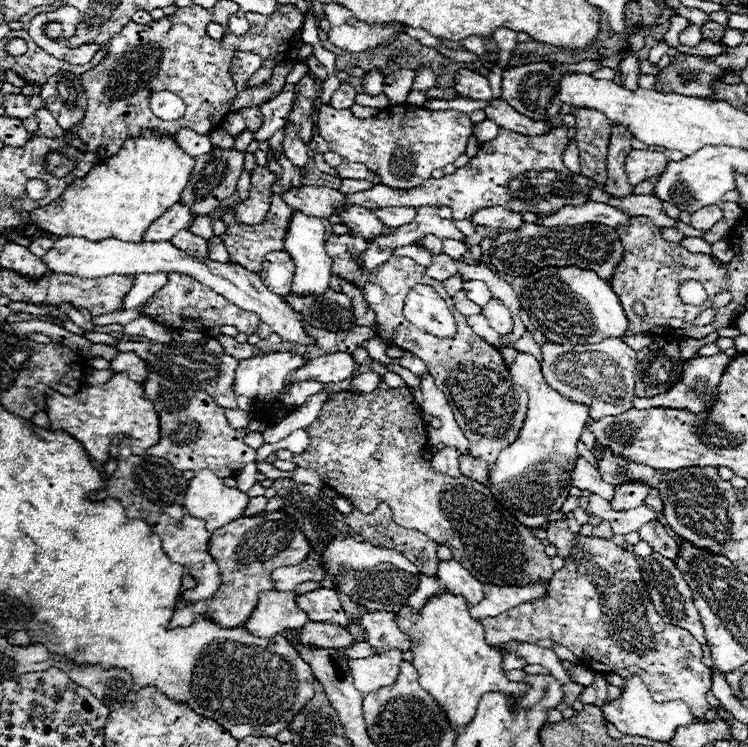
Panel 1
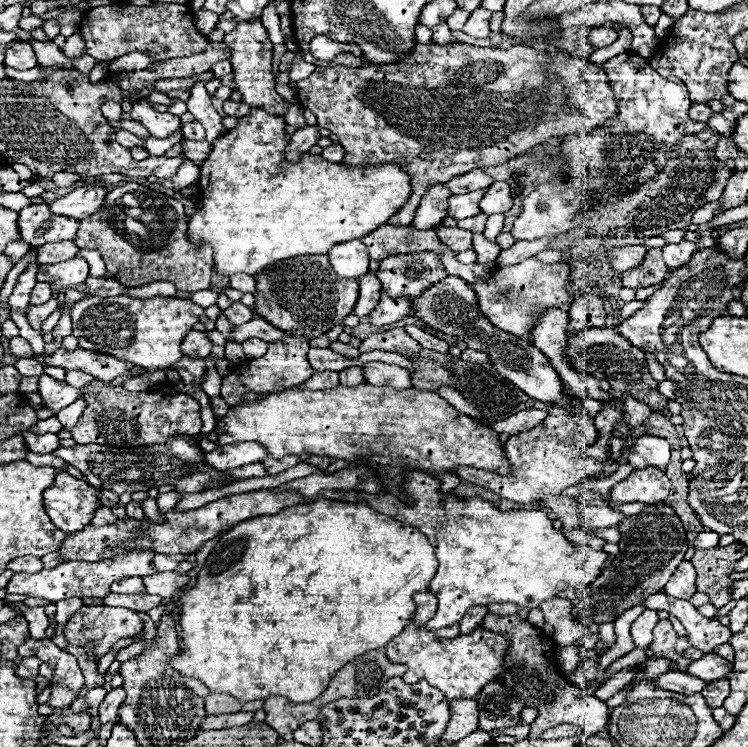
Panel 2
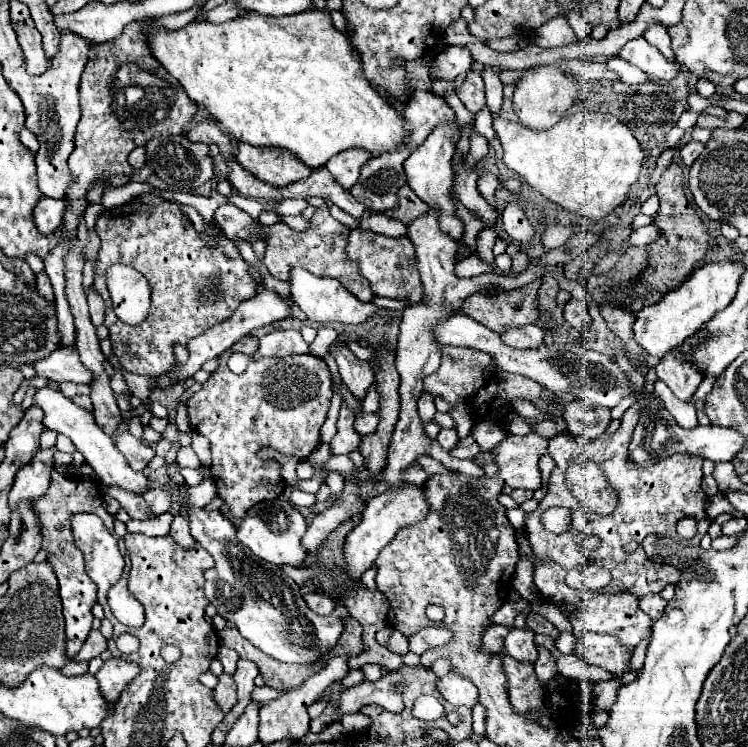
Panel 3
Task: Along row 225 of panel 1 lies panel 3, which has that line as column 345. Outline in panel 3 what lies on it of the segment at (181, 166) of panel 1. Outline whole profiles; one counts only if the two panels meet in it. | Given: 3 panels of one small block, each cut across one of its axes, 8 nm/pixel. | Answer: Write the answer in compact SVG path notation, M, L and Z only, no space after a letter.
M304 10L300 14L294 16L262 16L258 12L248 12L242 14L236 20L224 22L224 24L208 24L208 22L200 22L200 24L186 24L182 30L174 30L168 32L162 26L150 28L150 48L154 52L154 58L158 62L162 62L162 66L182 84L182 88L186 90L186 94L196 102L196 104L204 104L204 108L214 116L216 122L220 122L222 128L226 128L228 134L232 134L236 140L258 146L258 148L284 148L290 150L298 160L302 160L308 168L316 170L326 166L326 162L350 148L362 148L366 152L370 152L372 156L382 156L386 152L394 152L400 146L406 146L406 138L410 136L410 132L406 130L406 118L402 116L402 112L394 110L394 106L390 106L388 100L384 100L384 96L380 94L380 90L376 86L370 84L370 80L366 80L362 64L358 54L354 54L354 48L350 46L350 40L344 32L336 30L332 24L332 18L326 16L326 12L322 10Z

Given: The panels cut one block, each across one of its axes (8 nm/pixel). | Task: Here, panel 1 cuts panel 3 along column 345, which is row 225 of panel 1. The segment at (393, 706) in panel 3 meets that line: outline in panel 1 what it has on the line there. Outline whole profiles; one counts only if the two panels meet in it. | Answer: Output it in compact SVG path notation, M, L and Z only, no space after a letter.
M718 204L712 206L704 206L702 210L696 210L690 218L690 226L694 228L712 228L718 220L722 220L722 210L718 208Z

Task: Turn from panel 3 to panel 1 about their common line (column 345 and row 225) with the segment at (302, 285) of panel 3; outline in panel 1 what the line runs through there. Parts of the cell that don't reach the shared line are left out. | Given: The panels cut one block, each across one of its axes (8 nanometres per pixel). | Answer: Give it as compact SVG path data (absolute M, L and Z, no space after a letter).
M294 212L290 216L288 230L286 230L286 236L284 236L284 250L288 254L292 254L292 260L296 264L294 280L292 280L292 292L322 294L326 290L326 286L330 284L330 274L332 274L330 272L332 258L324 250L324 244L326 244L326 230L322 226L322 218L306 216L306 214L300 214L300 212Z

